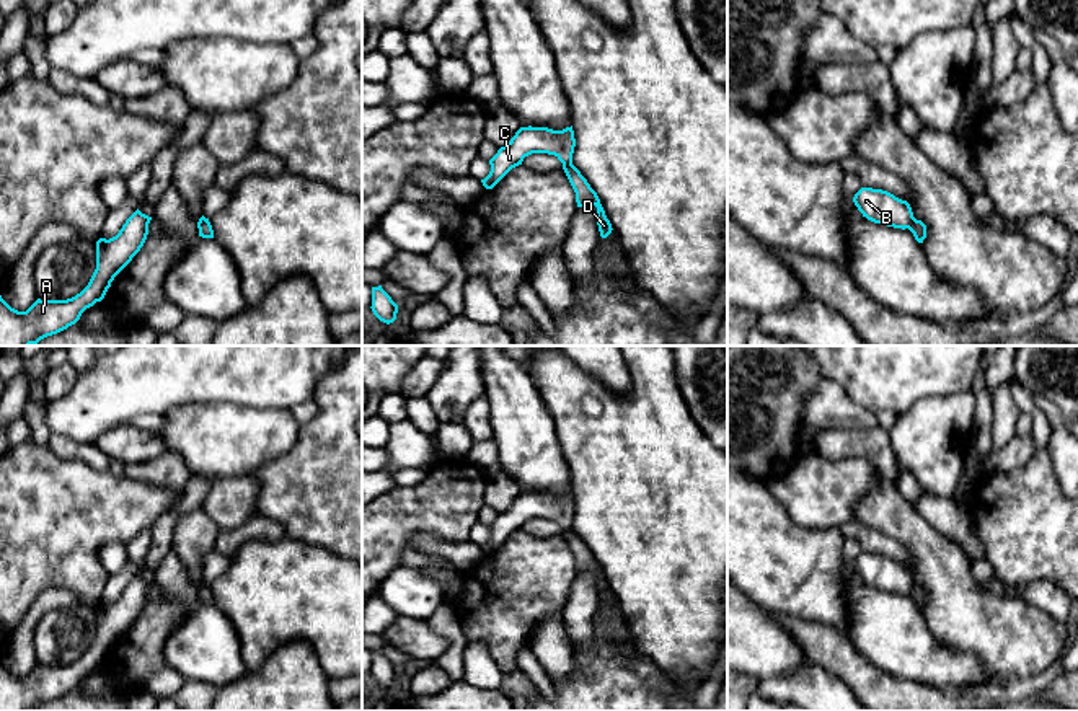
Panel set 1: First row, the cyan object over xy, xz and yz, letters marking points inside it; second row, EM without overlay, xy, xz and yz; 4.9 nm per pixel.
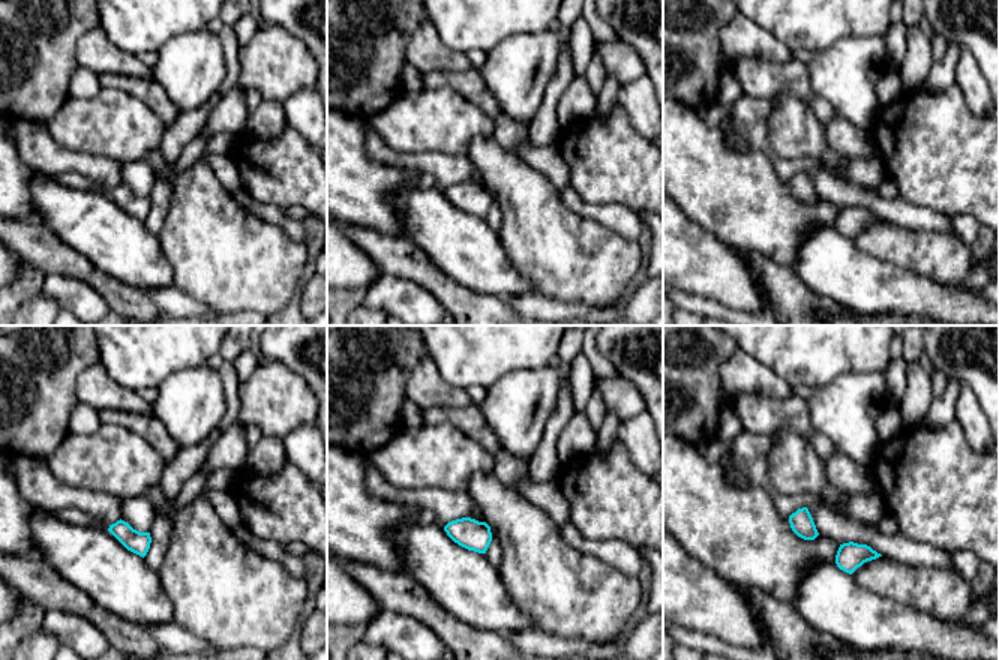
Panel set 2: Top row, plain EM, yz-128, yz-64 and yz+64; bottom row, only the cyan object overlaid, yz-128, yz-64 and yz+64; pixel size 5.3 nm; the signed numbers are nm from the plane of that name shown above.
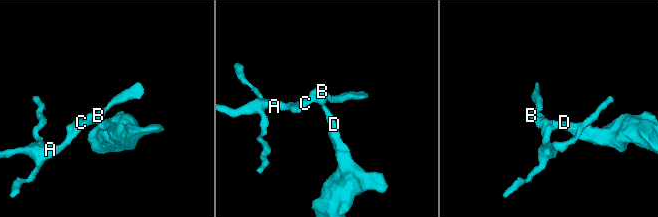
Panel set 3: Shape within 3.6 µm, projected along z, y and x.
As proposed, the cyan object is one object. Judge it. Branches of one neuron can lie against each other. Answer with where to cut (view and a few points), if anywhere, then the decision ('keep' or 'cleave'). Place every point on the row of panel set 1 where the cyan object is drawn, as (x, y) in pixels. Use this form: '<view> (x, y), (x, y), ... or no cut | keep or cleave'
xz (571, 162), (563, 167) | cleave

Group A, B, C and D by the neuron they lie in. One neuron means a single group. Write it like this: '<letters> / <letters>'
A B C / D

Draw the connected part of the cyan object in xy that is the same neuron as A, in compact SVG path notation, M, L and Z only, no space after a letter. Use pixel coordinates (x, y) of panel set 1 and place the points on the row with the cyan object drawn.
M139 209L119 233L96 241L96 269L88 285L67 300L38 298L26 311L11 308L0 295L0 346L31 346L75 325L82 313L101 302L114 277L144 246L152 217Z

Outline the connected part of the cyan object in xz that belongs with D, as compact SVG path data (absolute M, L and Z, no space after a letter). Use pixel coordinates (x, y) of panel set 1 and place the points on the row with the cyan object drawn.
M572 165L563 166L574 192L577 207L595 205L597 207L597 225L602 238L607 238L612 233L612 223L605 215L605 210L600 204L597 192L590 188L587 179L581 174L581 171Z

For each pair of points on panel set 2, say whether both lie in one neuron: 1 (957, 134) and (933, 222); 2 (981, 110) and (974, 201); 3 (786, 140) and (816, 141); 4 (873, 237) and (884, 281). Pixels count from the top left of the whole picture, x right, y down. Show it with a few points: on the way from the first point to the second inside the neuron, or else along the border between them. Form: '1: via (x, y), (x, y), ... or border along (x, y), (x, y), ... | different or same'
1: border along (903, 200), (932, 207), (948, 216) | different
2: border along (960, 89), (965, 105), (977, 117), (983, 119) | different
3: via (794, 140), (809, 140) | same
4: border along (851, 239), (861, 251), (912, 272) | different

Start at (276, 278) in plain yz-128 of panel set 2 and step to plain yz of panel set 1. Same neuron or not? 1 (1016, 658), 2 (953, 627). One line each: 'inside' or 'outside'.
1: inside
2: inside

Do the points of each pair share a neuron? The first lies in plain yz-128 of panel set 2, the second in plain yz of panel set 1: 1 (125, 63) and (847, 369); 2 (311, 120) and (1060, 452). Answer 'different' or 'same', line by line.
1: different
2: same

